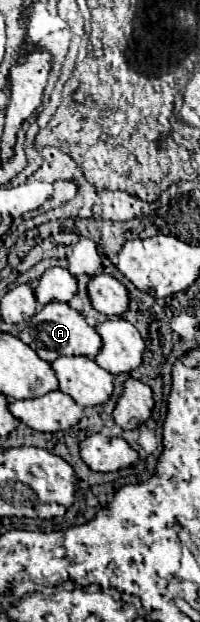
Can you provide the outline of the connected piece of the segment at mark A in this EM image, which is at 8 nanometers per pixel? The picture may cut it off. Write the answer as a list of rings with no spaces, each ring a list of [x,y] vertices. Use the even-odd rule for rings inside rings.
[[[51,302],[45,304],[39,314],[35,314],[29,322],[23,324],[21,332],[19,332],[19,340],[25,342],[27,346],[31,346],[37,356],[45,362],[53,362],[59,356],[87,356],[87,358],[95,358],[95,354],[101,348],[101,338],[95,332],[95,328],[91,328],[83,316],[69,308],[63,302]]]

